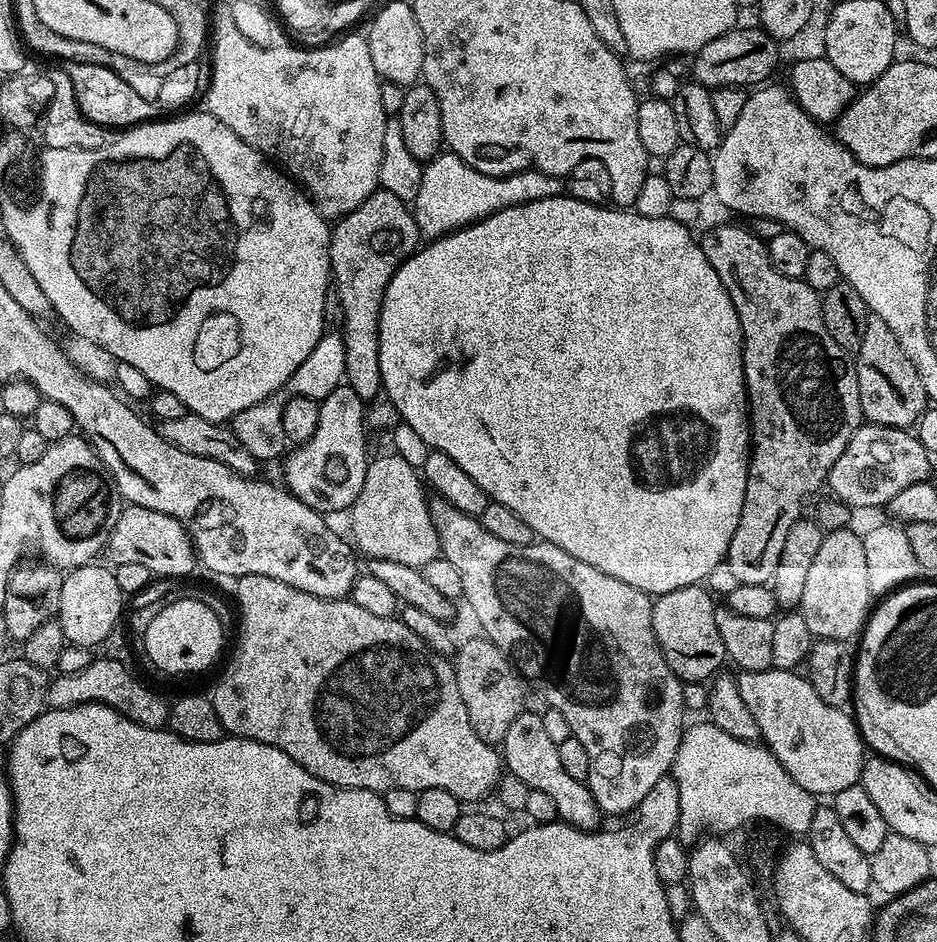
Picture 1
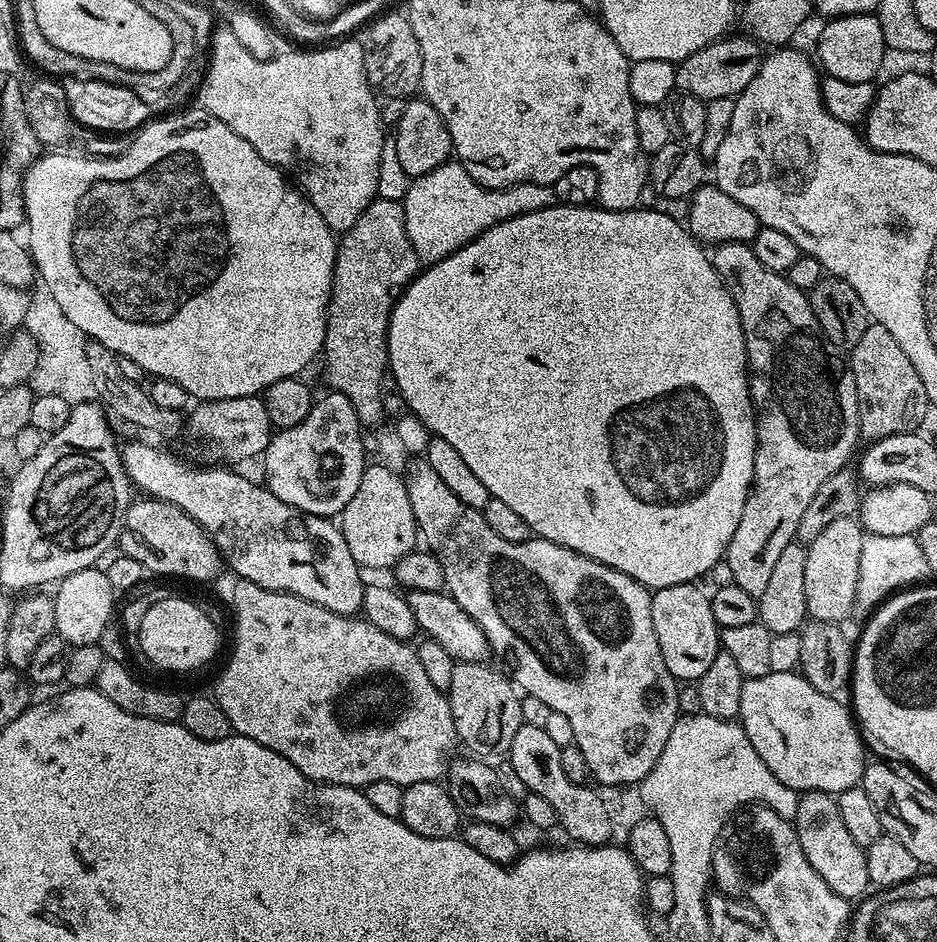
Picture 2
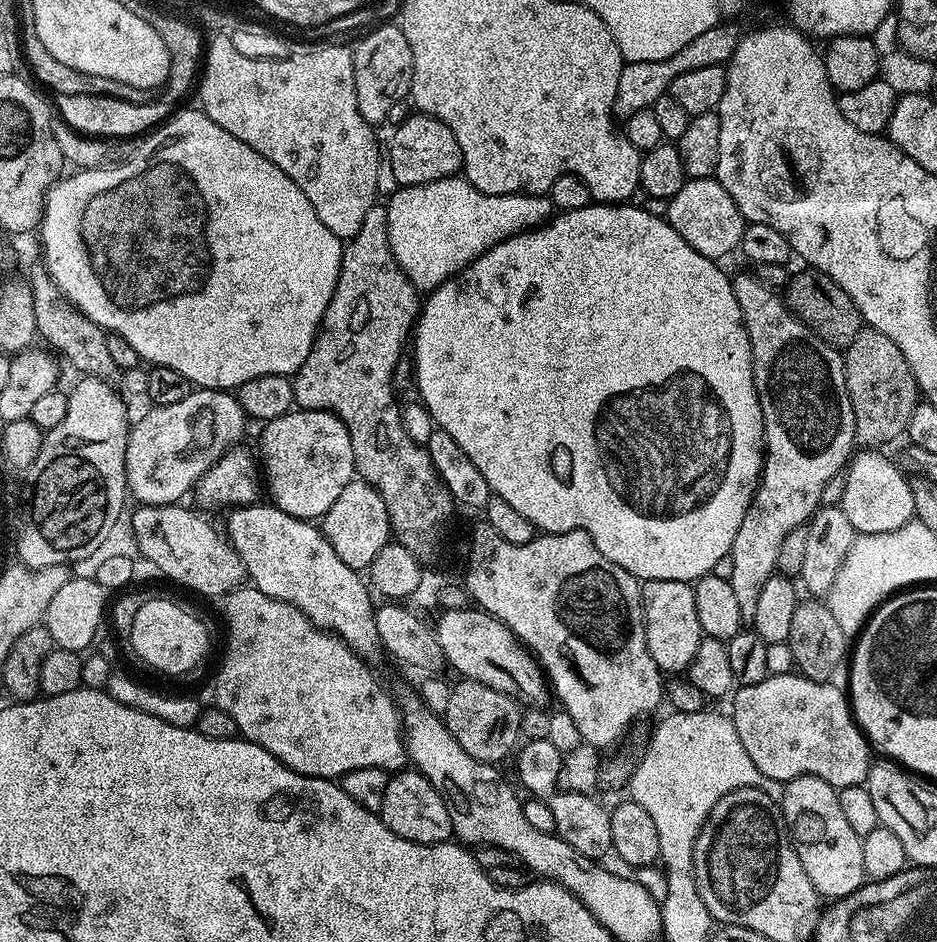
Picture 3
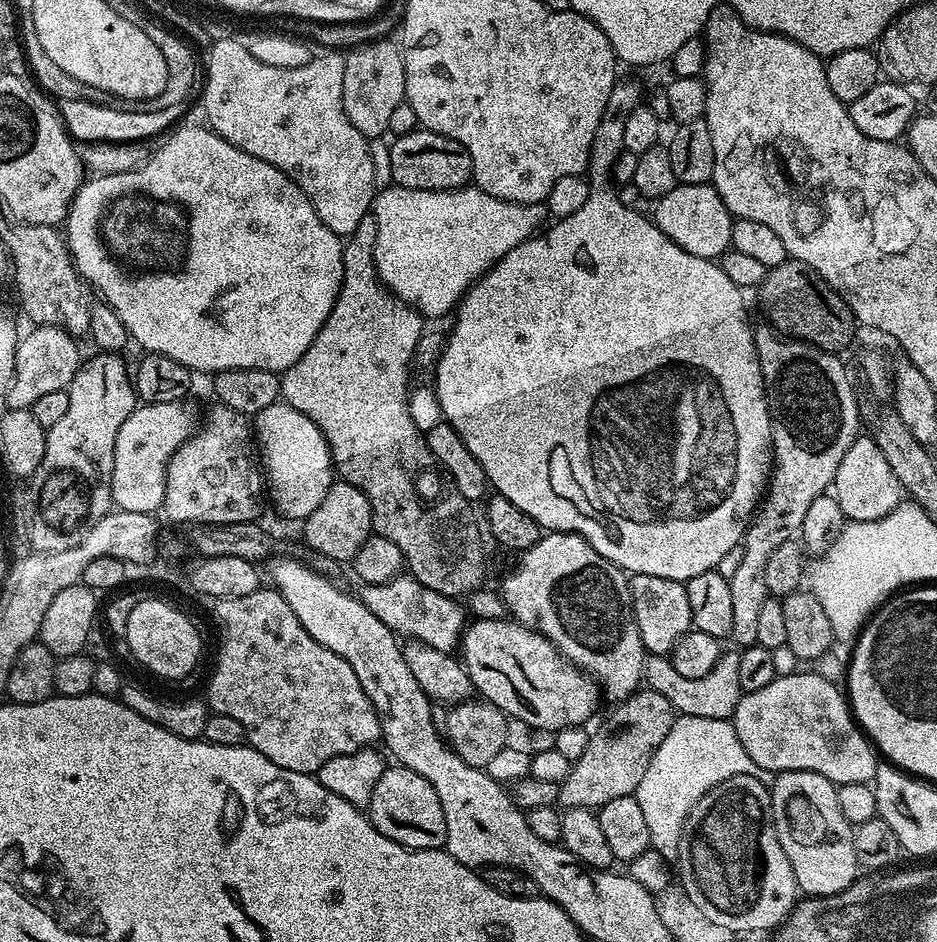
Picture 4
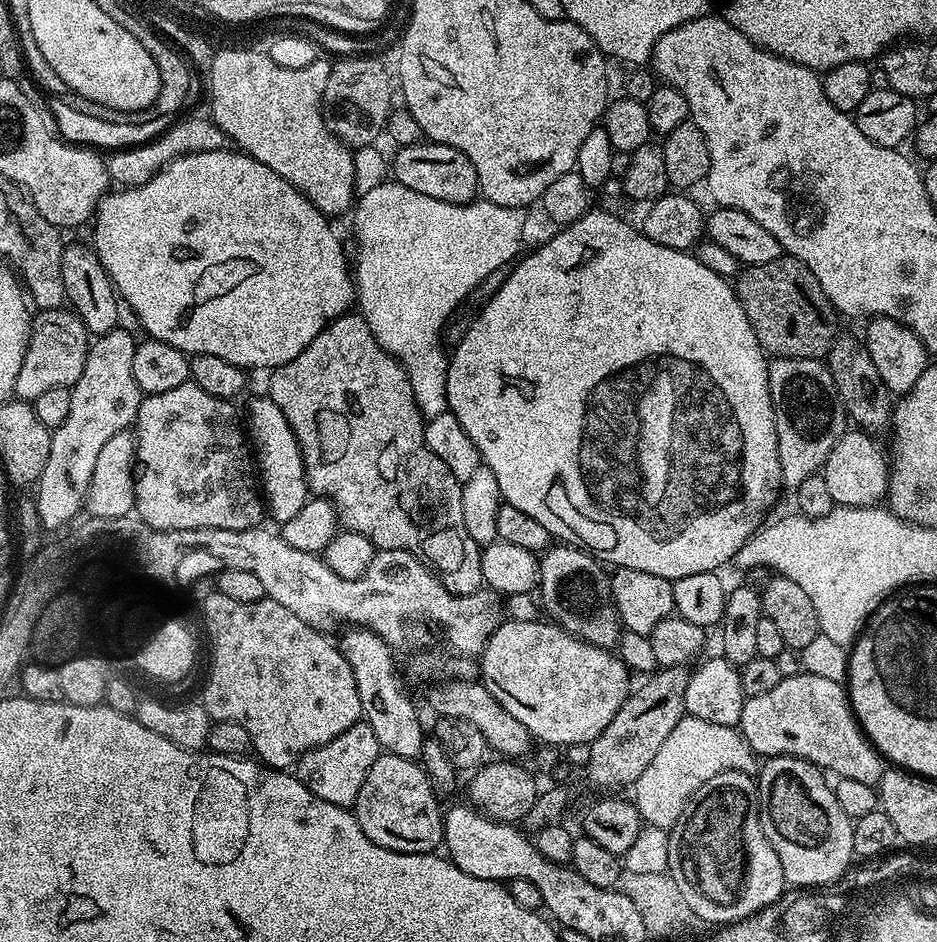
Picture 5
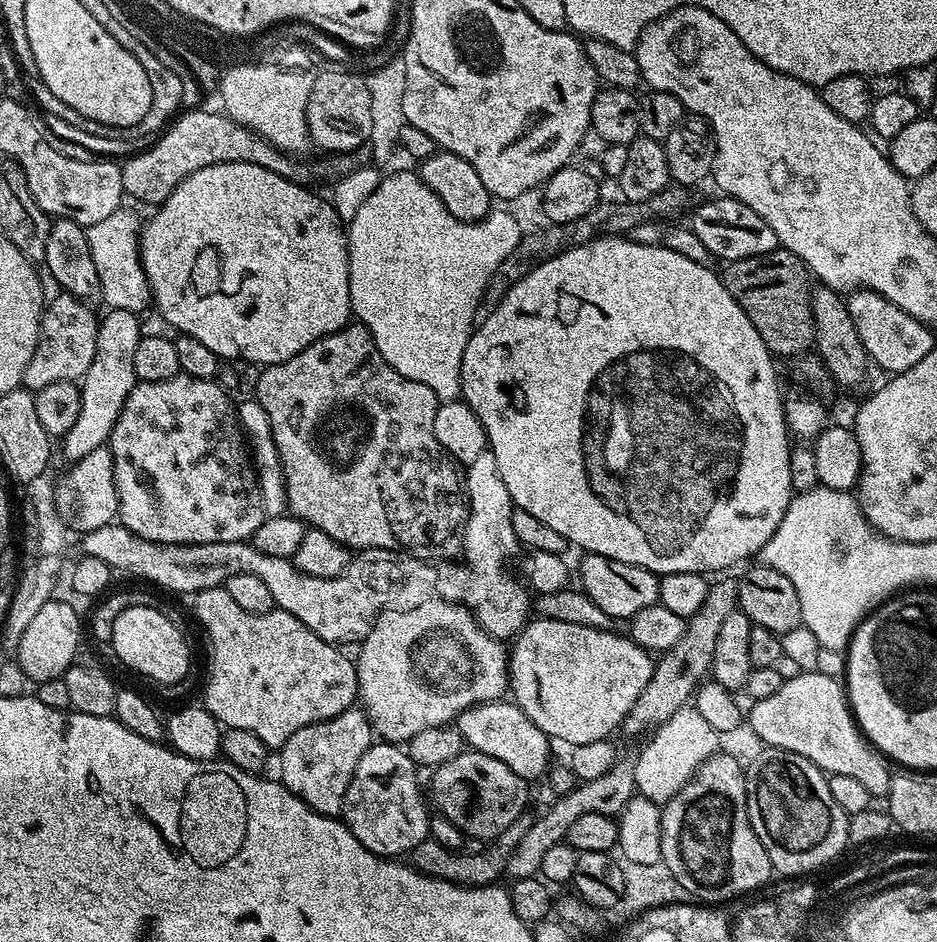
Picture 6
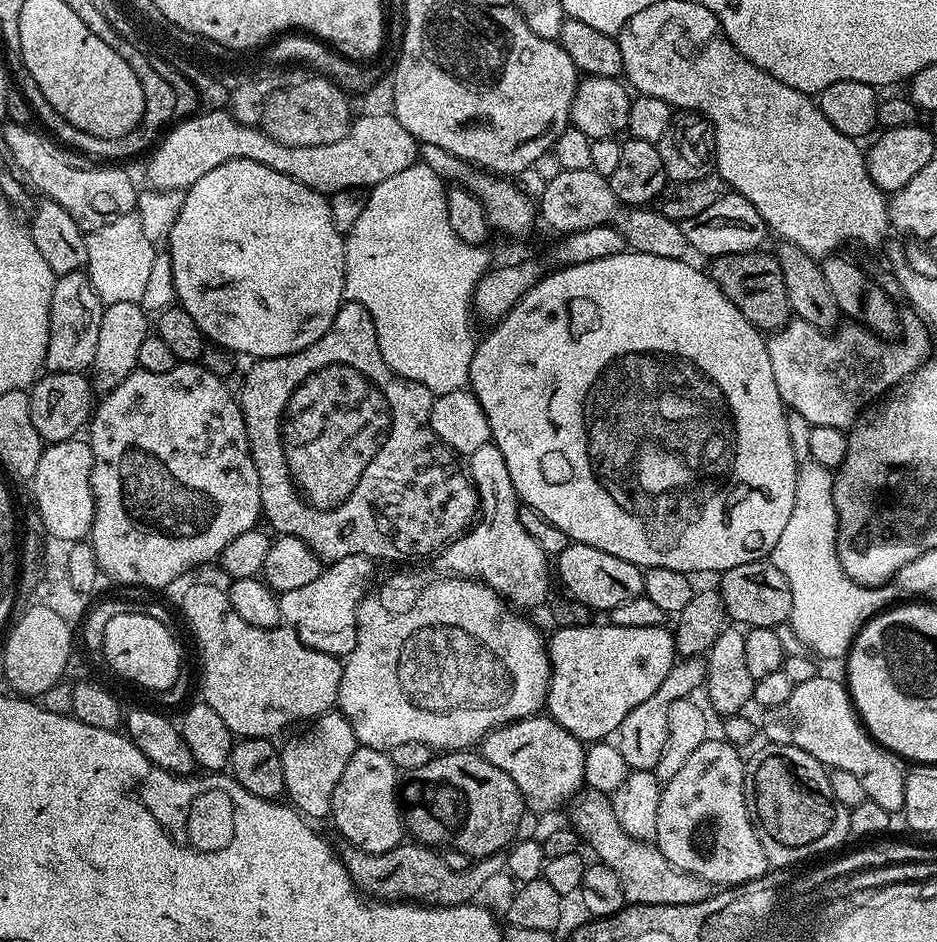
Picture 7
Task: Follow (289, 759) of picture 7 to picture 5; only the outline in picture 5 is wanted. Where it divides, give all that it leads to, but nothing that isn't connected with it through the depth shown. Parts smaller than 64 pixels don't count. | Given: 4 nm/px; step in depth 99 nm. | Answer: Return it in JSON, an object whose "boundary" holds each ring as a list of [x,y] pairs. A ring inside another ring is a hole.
{"boundary":[[[366,722],[350,726],[342,734],[335,736],[317,748],[311,748],[301,756],[294,765],[294,775],[322,802],[330,802],[339,808],[351,809],[358,798],[358,790],[362,790],[362,782],[366,782],[366,774],[370,766],[382,755],[382,749],[374,730]]]}

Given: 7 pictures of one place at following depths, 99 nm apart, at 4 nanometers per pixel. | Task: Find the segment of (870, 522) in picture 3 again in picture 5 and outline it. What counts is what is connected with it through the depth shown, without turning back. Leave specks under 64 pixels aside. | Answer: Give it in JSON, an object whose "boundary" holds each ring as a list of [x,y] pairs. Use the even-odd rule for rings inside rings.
{"boundary":[[[846,430],[842,438],[834,442],[834,450],[830,450],[822,469],[833,505],[871,508],[887,497],[890,466],[886,456],[880,453],[879,446],[872,440],[875,439],[863,430]]]}

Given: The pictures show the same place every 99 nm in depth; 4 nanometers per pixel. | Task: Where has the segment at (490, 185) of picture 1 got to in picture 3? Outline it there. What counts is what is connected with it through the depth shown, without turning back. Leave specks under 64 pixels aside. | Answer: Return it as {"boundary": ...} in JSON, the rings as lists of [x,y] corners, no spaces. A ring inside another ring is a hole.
{"boundary":[[[457,174],[438,182],[406,184],[387,197],[390,250],[417,290],[431,290],[461,272],[498,242],[552,219],[551,195],[482,194]]]}

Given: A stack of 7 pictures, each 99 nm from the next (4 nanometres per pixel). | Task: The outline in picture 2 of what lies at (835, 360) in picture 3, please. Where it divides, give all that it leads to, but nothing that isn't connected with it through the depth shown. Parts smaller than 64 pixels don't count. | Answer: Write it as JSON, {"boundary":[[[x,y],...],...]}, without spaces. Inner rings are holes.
{"boundary":[[[728,241],[725,244],[715,245],[711,249],[710,255],[718,278],[722,278],[730,298],[734,298],[734,306],[738,310],[738,318],[742,322],[742,334],[744,335],[746,354],[748,355],[748,387],[752,393],[752,406],[756,413],[754,479],[752,480],[752,488],[746,498],[746,506],[742,510],[742,518],[738,522],[738,530],[734,530],[734,538],[730,538],[726,559],[730,566],[732,583],[742,586],[742,590],[746,590],[746,594],[758,598],[762,594],[762,590],[766,590],[770,574],[774,571],[774,565],[778,557],[782,555],[782,550],[786,550],[786,546],[797,539],[796,531],[802,519],[802,514],[805,513],[806,506],[813,501],[814,494],[817,493],[819,486],[822,485],[822,482],[826,482],[835,471],[845,467],[850,461],[848,459],[851,458],[852,451],[854,451],[853,456],[857,451],[856,442],[858,443],[861,439],[859,432],[859,400],[856,397],[854,374],[849,368],[849,361],[846,359],[845,353],[836,348],[834,342],[830,342],[826,338],[822,326],[818,326],[818,318],[814,318],[814,310],[808,301],[807,292],[798,290],[798,286],[794,286],[788,281],[787,275],[774,270],[766,270],[766,266],[762,266],[762,262],[758,262],[751,243]]]}

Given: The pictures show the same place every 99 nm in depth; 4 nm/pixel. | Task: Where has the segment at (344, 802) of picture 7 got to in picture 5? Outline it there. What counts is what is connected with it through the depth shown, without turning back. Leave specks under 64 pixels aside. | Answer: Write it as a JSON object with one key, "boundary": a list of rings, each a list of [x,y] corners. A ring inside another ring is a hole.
{"boundary":[[[384,752],[366,774],[354,805],[354,815],[362,834],[378,846],[406,854],[432,854],[444,839],[441,801],[436,798],[427,773],[415,759]]]}

